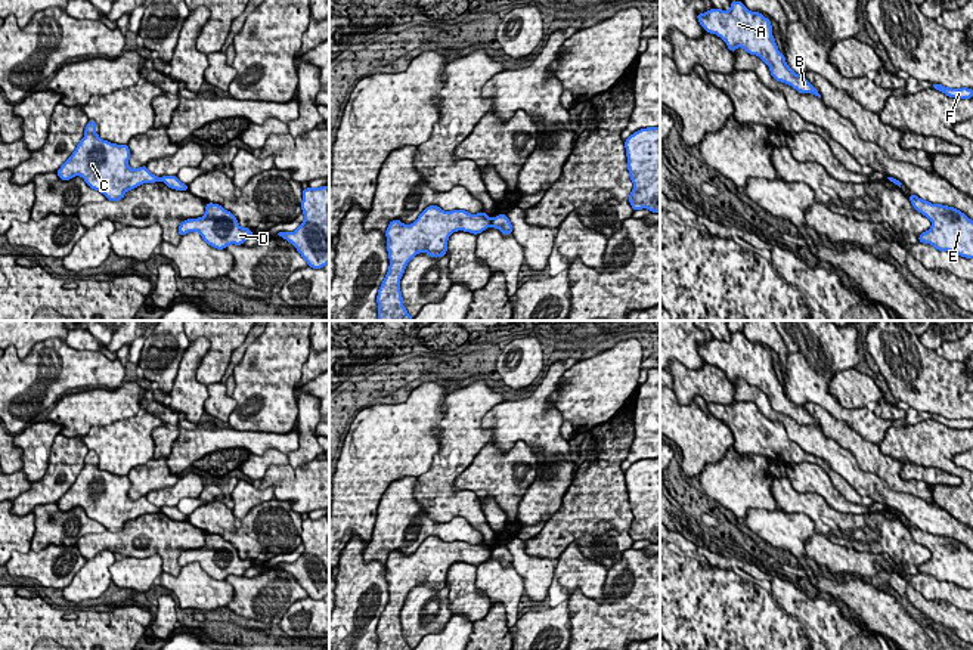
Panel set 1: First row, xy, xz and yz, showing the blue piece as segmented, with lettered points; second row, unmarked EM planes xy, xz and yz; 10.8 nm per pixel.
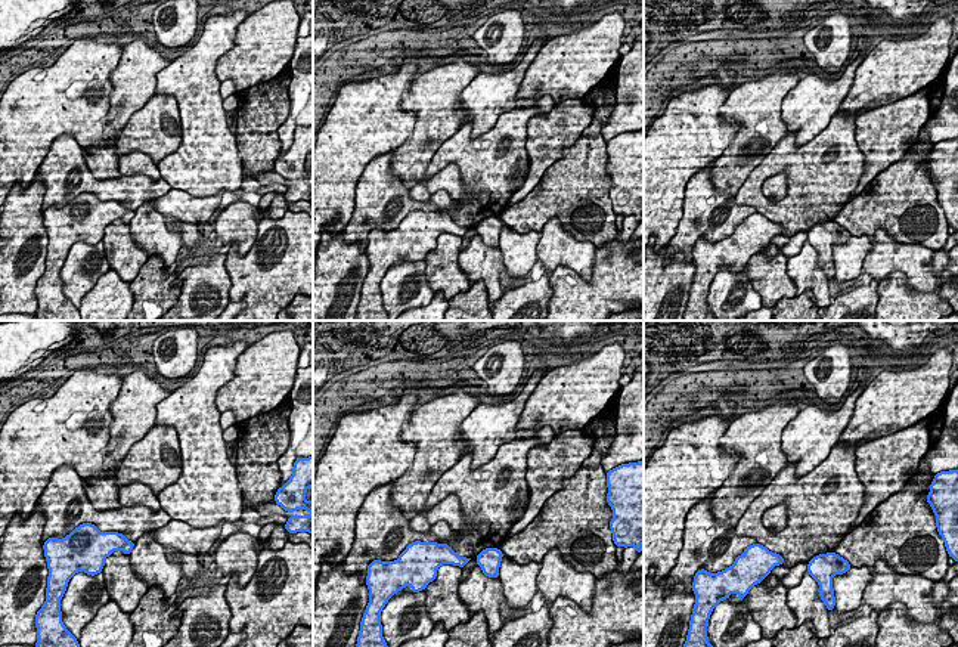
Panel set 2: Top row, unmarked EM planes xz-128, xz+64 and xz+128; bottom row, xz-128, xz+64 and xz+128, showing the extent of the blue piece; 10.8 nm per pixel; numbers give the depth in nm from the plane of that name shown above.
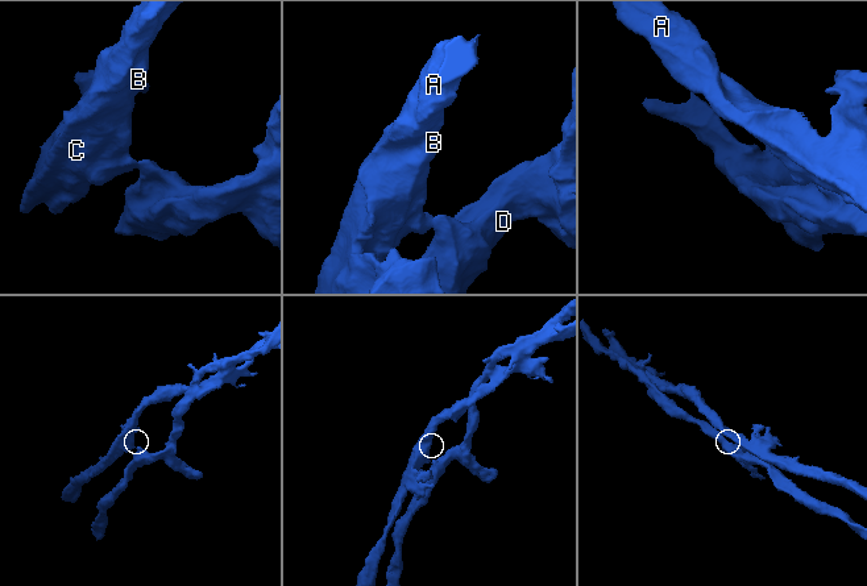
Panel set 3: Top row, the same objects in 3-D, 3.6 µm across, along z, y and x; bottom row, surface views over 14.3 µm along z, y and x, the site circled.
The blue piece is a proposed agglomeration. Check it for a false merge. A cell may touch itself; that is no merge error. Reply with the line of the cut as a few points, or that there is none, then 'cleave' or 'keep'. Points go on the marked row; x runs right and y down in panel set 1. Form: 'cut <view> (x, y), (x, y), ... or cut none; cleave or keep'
cut xz (490, 219), (492, 223); cleave

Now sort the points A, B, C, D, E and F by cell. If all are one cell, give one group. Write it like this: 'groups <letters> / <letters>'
groups A B C F / D E

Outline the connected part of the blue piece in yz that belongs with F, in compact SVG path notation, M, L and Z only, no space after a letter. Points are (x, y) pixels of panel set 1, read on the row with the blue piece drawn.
M933 83L932 87L945 93L949 98L958 98L958 99L973 98L973 89L967 89L967 87L952 89L952 87L945 87L942 84L938 84L938 83Z

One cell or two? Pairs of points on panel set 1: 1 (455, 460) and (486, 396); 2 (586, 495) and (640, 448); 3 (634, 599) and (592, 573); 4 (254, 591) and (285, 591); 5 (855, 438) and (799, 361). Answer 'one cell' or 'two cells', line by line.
1: one cell
2: two cells
3: two cells
4: one cell
5: two cells

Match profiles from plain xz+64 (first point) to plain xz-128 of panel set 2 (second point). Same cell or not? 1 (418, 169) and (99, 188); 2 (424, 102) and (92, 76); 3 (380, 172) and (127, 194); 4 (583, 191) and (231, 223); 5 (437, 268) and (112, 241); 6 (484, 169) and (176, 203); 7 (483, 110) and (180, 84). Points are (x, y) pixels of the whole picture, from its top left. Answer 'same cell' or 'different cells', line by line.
1: different cells
2: different cells
3: same cell
4: different cells
5: same cell
6: different cells
7: same cell

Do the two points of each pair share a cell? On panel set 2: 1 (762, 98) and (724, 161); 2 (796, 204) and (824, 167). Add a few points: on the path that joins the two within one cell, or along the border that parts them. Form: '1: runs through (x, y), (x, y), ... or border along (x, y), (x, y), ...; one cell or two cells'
1: runs through (757, 114), (757, 127), (740, 145); one cell
2: runs through (805, 197), (821, 180), (821, 176); one cell

